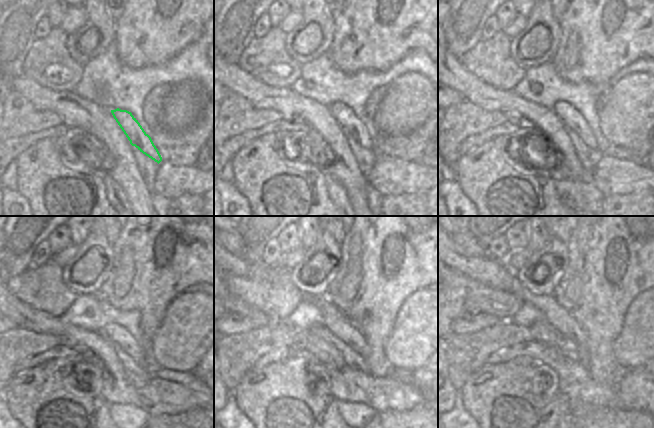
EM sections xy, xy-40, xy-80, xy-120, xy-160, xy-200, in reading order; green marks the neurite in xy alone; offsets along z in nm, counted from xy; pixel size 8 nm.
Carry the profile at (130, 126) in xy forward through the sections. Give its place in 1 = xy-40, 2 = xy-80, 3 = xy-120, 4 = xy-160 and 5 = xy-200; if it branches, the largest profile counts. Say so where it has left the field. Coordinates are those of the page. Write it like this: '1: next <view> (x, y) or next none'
1: next xy-40 (345, 116)
2: next xy-80 (571, 118)
3: next xy-120 (116, 334)
4: next xy-160 (335, 320)
5: next xy-200 (481, 268)

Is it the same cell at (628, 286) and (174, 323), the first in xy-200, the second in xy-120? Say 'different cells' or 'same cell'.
different cells

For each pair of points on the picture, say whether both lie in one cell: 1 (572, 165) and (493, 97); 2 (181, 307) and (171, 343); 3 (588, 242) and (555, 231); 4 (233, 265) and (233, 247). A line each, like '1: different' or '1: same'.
1: same
2: same
3: different
4: different

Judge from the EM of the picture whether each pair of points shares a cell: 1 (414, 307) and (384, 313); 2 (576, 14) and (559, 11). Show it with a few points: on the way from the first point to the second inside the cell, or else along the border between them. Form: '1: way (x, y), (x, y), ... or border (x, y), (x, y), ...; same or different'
1: border (413, 292), (400, 307), (390, 332); different
2: border (567, 10), (559, 19); different

